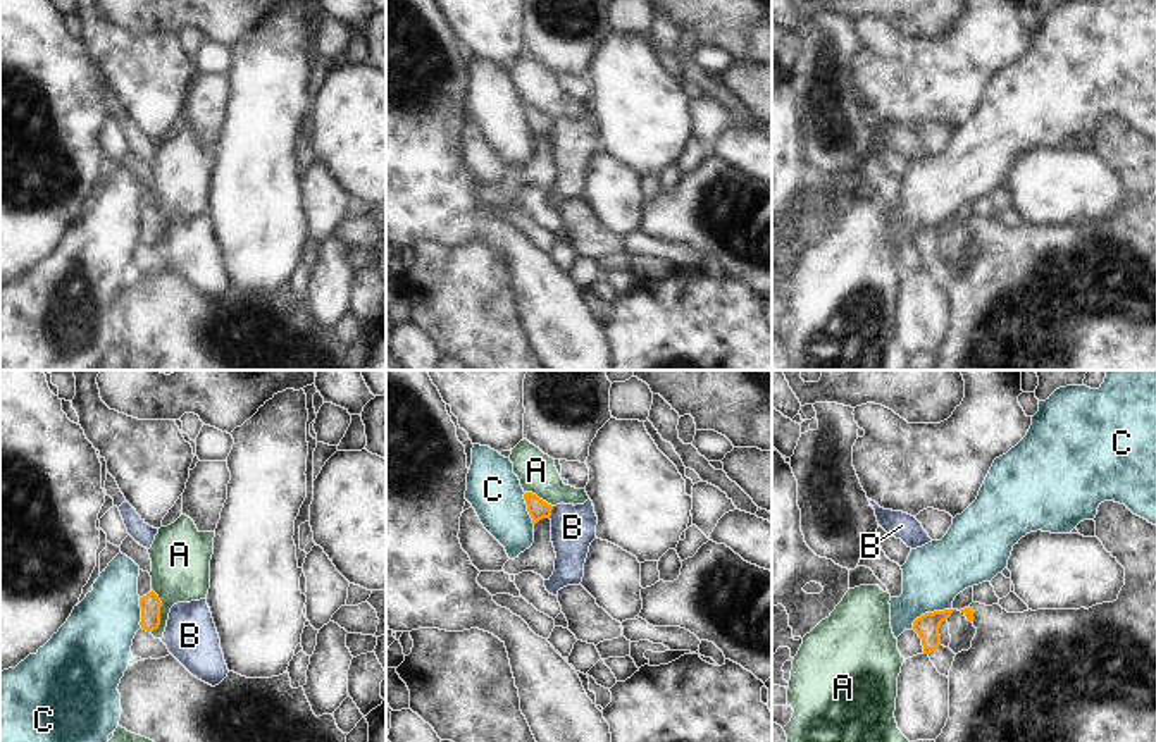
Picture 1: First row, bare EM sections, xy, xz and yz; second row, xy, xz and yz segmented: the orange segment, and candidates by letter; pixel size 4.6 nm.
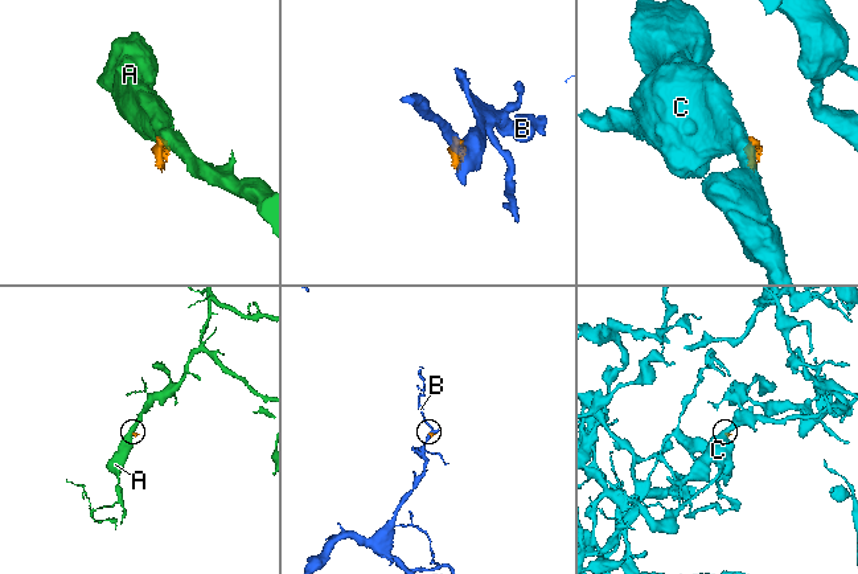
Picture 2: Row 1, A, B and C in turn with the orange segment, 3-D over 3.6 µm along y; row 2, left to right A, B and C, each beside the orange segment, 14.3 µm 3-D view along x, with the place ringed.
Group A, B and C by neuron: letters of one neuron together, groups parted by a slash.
A / B / C

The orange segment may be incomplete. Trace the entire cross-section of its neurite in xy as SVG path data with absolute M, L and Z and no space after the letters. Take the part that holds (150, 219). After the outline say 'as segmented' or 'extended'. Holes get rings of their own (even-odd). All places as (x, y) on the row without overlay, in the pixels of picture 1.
M140 184L138 191L138 210L141 222L141 243L146 246L153 246L160 239L160 222L162 217L158 210L152 205L152 191L148 186Z | extended

